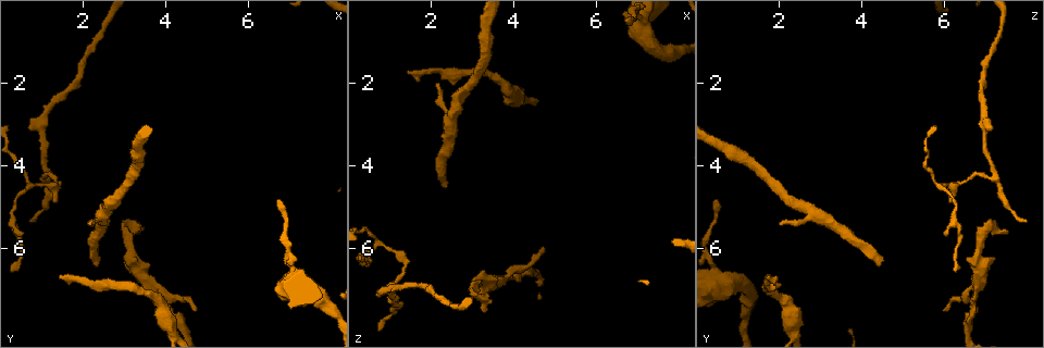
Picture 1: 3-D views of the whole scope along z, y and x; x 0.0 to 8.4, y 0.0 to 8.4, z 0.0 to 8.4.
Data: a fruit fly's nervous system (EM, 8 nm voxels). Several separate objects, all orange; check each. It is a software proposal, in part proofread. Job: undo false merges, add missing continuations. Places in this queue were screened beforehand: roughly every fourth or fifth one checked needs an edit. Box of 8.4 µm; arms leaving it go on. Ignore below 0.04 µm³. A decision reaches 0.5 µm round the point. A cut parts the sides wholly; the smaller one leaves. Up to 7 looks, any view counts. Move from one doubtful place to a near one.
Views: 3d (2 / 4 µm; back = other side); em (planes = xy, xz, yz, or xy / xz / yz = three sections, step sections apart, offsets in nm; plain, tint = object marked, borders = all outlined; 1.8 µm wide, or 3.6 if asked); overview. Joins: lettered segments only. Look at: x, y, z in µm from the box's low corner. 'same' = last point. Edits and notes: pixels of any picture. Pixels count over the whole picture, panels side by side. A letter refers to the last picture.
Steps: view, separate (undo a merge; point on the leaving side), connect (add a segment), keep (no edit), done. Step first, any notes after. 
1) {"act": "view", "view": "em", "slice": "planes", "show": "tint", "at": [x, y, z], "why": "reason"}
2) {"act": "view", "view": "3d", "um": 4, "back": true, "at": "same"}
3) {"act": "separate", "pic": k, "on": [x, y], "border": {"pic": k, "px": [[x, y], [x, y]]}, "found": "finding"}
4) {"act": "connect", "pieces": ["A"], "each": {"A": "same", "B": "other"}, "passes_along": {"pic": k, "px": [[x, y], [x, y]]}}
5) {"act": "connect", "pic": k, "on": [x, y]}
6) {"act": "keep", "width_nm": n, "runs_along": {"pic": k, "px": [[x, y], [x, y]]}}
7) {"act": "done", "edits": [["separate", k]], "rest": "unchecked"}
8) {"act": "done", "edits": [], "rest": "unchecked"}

{"act": "view", "view": "em", "slice": "planes", "show": "tint", "at": [1.05, 4.20, 7.15], "why": "sharp bend"}

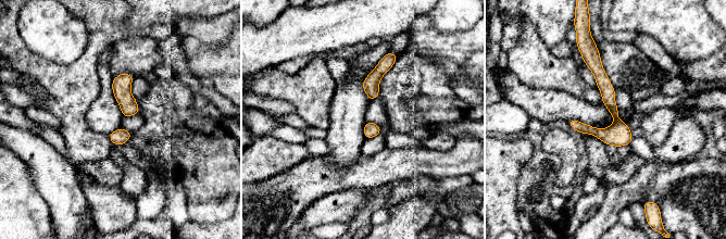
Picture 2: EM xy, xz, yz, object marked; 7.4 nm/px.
{"act": "view", "view": "em", "slice": "planes", "show": "borders", "at": "same"}

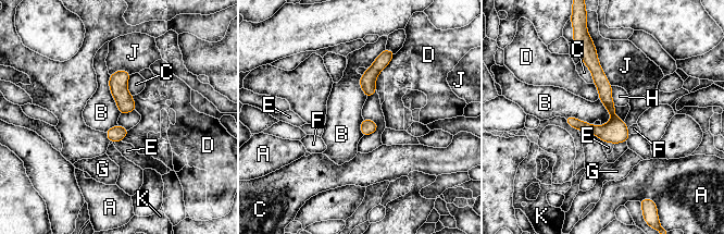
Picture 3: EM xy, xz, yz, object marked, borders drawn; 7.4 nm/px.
{"act": "keep", "each": {"A": "other", "B": "other", "C": "other", "D": "other", "E": "other", "F": "other", "G": "other", "H": "other", "J": "other", "K": "other"}, "found": "all the same cell"}

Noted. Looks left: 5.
{"act": "view", "view": "em", "slice": "planes", "show": "borders", "at": [2.35, 6.25, 4.50], "why": "branch stops here"}

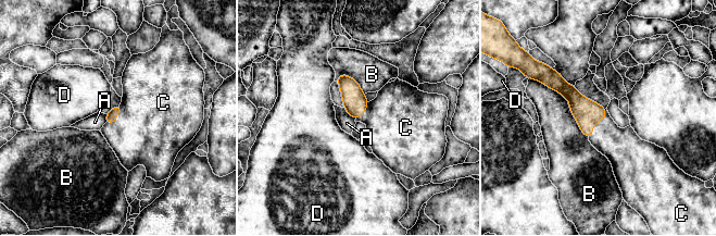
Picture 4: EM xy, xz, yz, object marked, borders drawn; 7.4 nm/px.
{"act": "connect", "pieces": ["C"], "longest_contact_nm": ["B", 600], "each": {"A": "other", "B": "other", "C": "same", "D": "other"}, "found": "it goes on there"}

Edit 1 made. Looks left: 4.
{"act": "view", "view": "overview"}

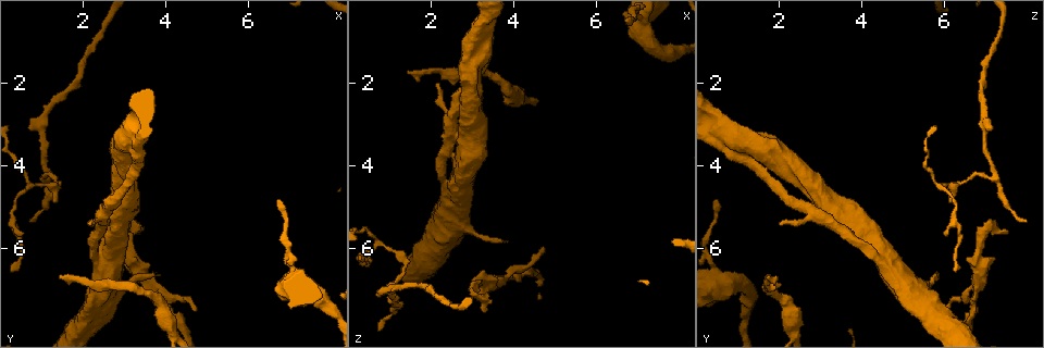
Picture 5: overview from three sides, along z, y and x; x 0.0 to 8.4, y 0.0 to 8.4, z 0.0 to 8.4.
{"act": "view", "view": "em", "slice": "planes", "show": "borders", "at": [1.45, 6.65, 1.75], "why": "end of a long branch"}

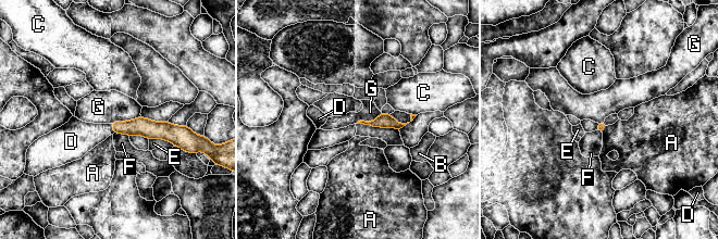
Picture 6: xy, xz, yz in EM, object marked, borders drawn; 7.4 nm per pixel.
{"act": "connect", "pieces": ["D"], "each": {"A": "other", "B": "other", "C": "other", "D": "same", "E": "other", "F": "other", "G": "other"}, "found": "it goes on there"}

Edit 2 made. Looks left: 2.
{"act": "done", "edits": [["connect", 4], ["connect", 6]], "rest": "unchecked"}

